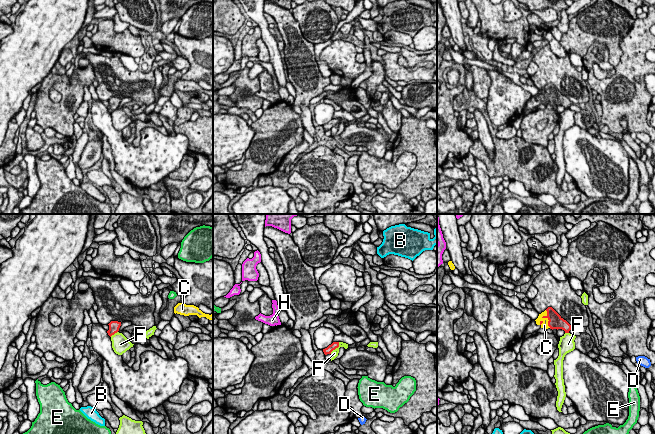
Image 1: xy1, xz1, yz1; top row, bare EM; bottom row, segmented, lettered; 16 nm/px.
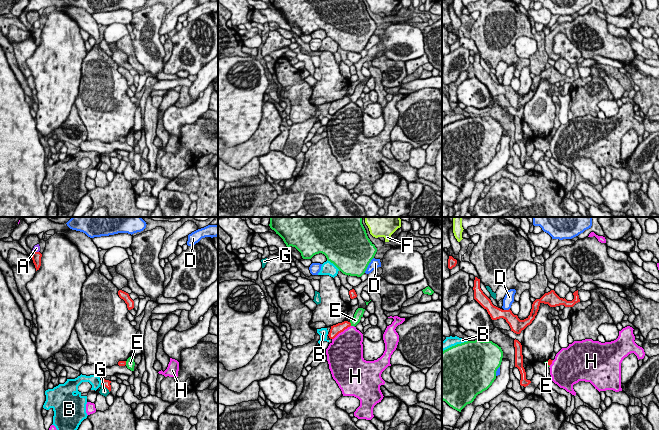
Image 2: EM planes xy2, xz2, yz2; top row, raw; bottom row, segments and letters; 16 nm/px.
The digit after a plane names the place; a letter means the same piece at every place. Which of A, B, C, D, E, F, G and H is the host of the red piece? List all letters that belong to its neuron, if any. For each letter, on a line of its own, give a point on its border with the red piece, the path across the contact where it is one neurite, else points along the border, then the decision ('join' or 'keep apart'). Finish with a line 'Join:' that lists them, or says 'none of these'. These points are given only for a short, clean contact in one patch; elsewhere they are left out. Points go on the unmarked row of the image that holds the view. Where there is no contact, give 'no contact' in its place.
A: meets red in xy2 at (36, 28); keep apart
B: meets red in xy2 at (101, 158); border along xy2 (100, 156), (101, 160); keep apart
C: meets red in yz1 at (548, 95); join
D: meets red in yz2 at (506, 86); border along yz2 (509, 84), (504, 86); keep apart
E: meets red in xz2 at (350, 100); border along xz2 (349, 98), (351, 101); keep apart
F: meets red in xz1 at (336, 123); border along xz1 (339, 118), (339, 121), (330, 129); keep apart
G: meets red in xy2 at (106, 163); keep apart
H: meets red in xz2 at (341, 107); keep apart
Join: C

